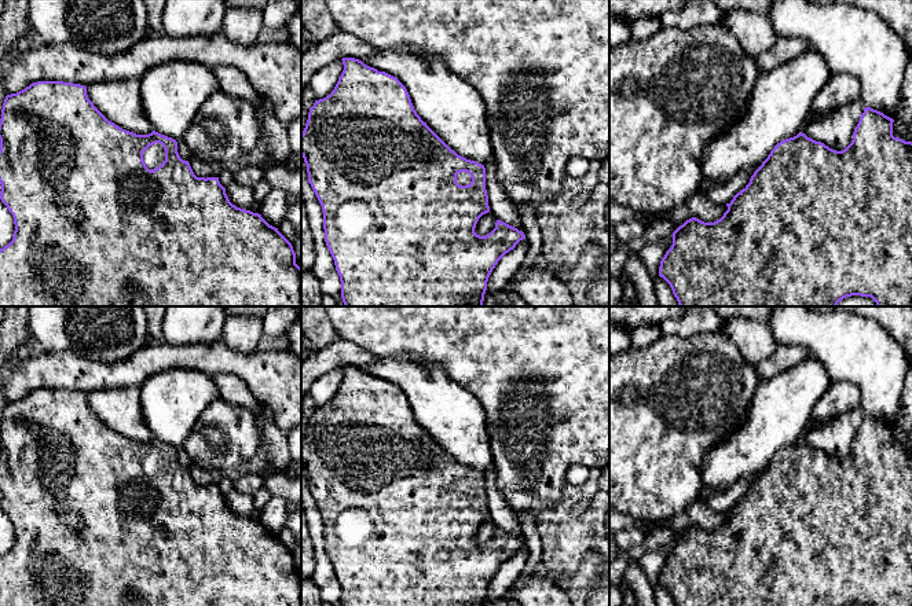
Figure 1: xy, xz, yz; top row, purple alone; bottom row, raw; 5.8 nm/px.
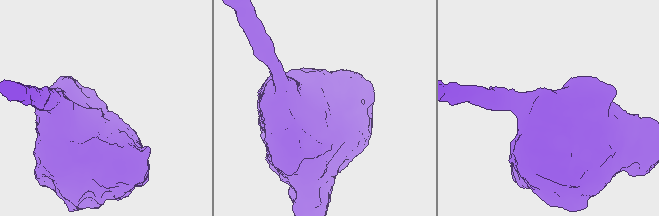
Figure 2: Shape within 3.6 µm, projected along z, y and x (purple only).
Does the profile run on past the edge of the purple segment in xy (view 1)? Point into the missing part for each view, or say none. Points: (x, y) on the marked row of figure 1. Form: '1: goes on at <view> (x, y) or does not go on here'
1: goes on at xy (154, 155)

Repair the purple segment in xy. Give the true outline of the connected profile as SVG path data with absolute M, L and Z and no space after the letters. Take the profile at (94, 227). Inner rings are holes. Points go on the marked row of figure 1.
M37 81L6 96L0 118L0 184L0 199L12 214L15 224L12 240L0 249L0 306L301 306L301 268L296 264L292 243L278 228L270 225L261 214L232 205L219 177L197 177L188 161L180 158L175 139L155 131L149 135L136 135L109 121L88 99L84 85L63 81Z

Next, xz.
M343 58L344 70L332 91L315 100L310 109L301 133L301 157L307 165L311 184L323 212L325 242L334 260L341 282L341 298L345 306L483 306L488 278L498 261L525 239L524 232L497 220L495 228L486 236L475 232L479 218L490 212L486 190L484 165L466 159L451 150L414 110L406 87L393 76L378 71L355 58Z

